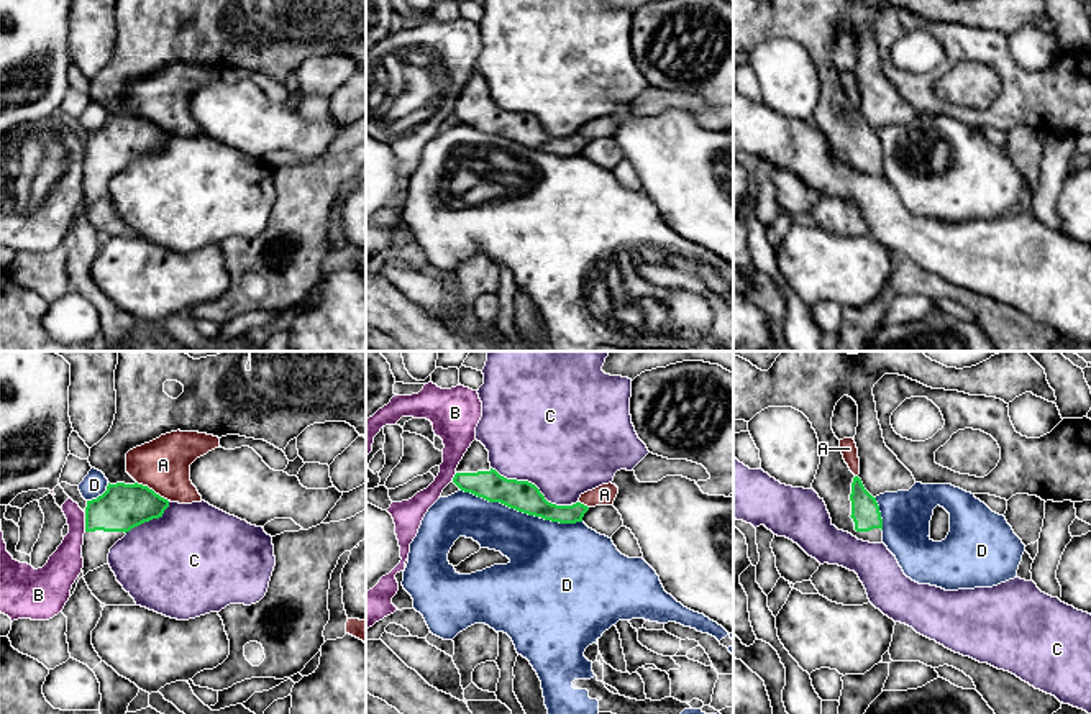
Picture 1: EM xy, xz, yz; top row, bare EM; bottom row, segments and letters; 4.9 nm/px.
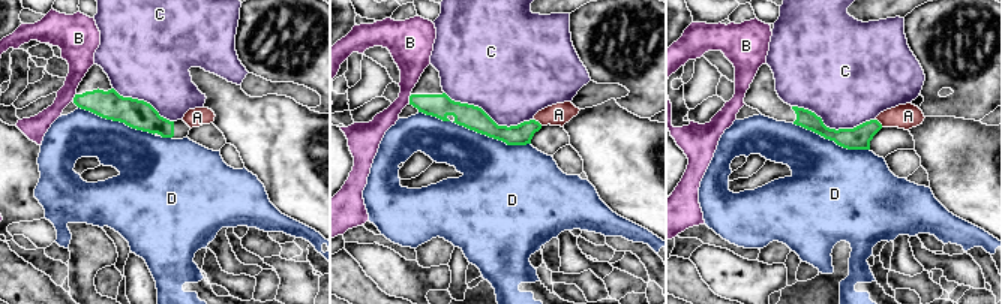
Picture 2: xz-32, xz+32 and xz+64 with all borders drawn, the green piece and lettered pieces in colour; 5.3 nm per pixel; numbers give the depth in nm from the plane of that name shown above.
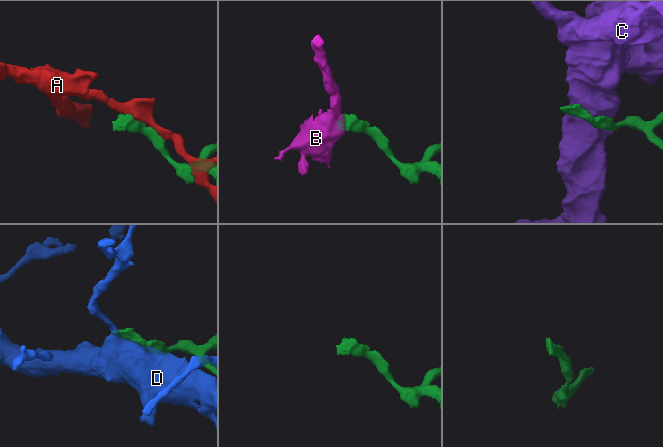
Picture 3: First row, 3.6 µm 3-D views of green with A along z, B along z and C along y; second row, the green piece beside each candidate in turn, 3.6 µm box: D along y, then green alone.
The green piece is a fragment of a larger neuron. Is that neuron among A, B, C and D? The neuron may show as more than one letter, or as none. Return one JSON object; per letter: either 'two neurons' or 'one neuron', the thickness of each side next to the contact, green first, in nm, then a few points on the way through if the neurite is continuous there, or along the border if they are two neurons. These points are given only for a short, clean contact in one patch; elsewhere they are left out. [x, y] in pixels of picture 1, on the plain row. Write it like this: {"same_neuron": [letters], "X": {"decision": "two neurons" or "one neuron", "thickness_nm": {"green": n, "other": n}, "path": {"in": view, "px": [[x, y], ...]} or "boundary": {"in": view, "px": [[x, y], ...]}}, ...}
{"same_neuron": [], "A": {"decision": "two neurons", "thickness_nm": {"green": 220, "other": 260}}, "B": {"decision": "two neurons", "thickness_nm": {"green": 220, "other": 170}, "boundary": {"in": "xy", "px": [[84, 145], [86, 163]]}}, "C": {"decision": "two neurons", "thickness_nm": {"green": 150, "other": 500}}, "D": {"decision": "two neurons", "thickness_nm": {"green": 150, "other": 260}}}

